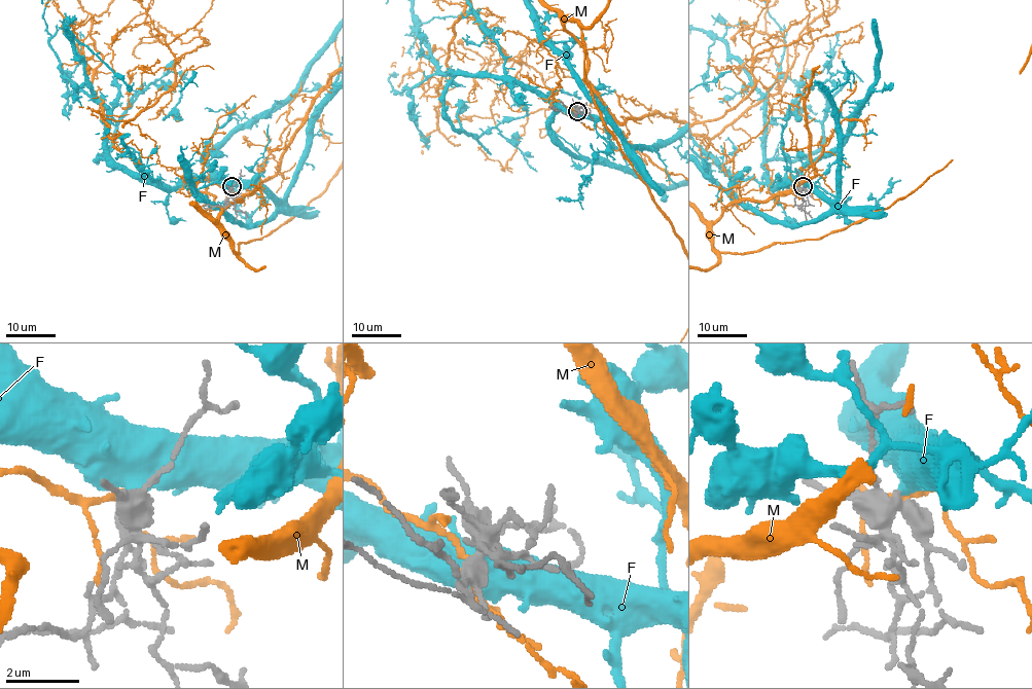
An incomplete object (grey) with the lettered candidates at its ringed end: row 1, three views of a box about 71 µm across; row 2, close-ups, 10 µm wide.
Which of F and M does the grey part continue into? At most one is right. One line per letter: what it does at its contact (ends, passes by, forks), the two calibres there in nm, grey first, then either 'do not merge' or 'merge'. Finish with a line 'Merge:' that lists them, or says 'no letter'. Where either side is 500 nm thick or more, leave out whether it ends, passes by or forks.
F: it passes by | 400/460 nm | merge
M: it passes by | 440/170 nm | do not merge
Merge: F

